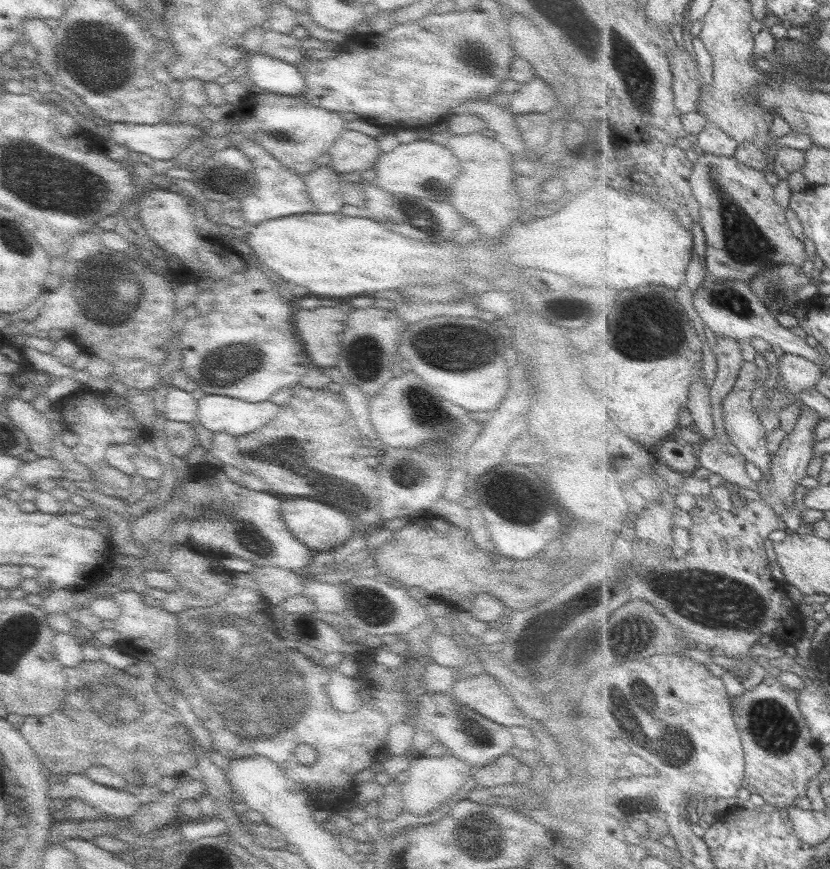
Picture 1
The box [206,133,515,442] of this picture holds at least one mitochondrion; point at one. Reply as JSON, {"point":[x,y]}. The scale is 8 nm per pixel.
{"point":[459,355]}

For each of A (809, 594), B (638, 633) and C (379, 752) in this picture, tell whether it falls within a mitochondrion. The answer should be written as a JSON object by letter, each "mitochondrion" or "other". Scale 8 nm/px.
{"A":"other","B":"mitochondrion","C":"other"}

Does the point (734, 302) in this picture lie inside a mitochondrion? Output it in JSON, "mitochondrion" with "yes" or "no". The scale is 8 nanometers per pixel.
{"mitochondrion":"yes"}

